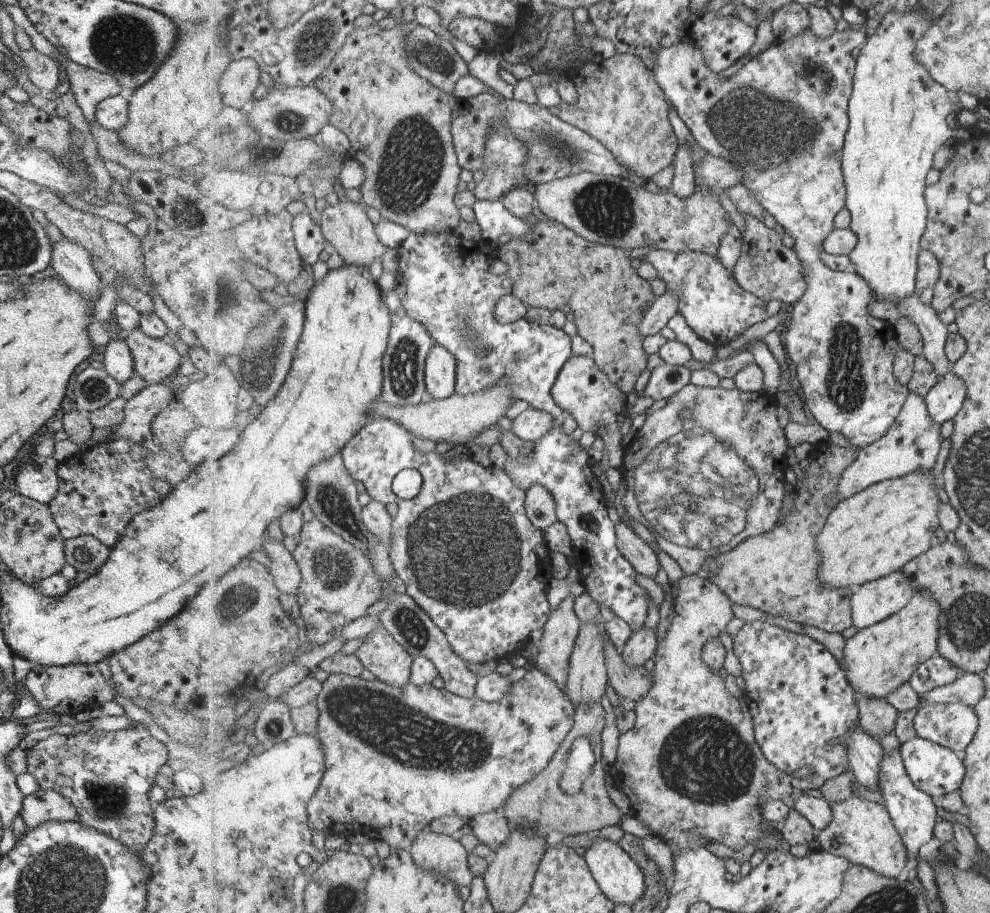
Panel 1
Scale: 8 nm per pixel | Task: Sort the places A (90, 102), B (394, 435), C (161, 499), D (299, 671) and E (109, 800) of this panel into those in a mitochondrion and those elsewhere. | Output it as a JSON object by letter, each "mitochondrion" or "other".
{"A":"other","B":"other","C":"other","D":"other","E":"mitochondrion"}

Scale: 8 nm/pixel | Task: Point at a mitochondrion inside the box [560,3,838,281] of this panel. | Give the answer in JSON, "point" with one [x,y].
{"point":[778,135]}

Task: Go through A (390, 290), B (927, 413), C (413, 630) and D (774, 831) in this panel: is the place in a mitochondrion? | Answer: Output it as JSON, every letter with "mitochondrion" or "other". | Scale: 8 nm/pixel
{"A":"other","B":"other","C":"mitochondrion","D":"other"}

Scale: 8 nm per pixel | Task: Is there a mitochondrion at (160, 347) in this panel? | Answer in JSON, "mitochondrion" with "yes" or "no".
{"mitochondrion":"no"}

